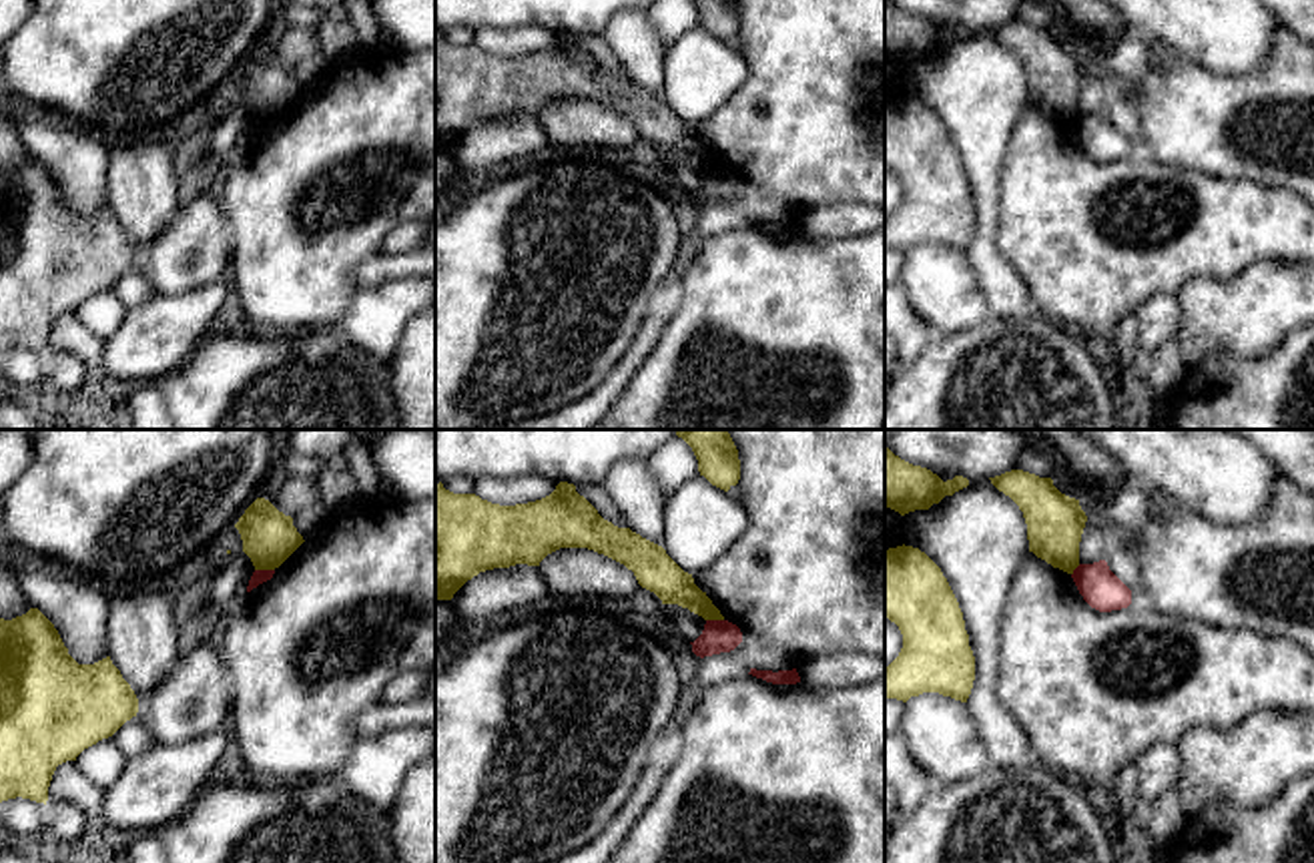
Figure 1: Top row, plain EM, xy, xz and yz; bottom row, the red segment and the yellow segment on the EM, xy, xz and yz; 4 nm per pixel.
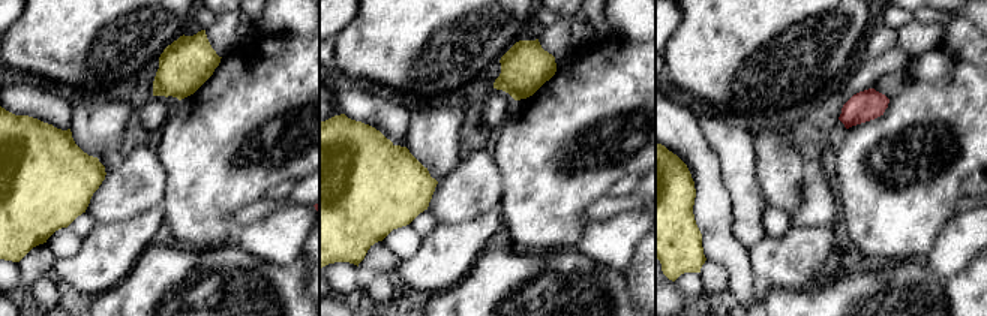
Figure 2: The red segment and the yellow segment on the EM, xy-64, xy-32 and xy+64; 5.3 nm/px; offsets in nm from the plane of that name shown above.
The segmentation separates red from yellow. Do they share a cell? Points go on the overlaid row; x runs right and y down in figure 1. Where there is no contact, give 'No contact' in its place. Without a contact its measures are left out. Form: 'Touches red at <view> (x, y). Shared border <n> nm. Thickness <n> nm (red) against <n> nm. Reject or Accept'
Touches red at xy (265, 570). Shared border 80 nm. Thickness 60 nm (red) against 220 nm. Reject

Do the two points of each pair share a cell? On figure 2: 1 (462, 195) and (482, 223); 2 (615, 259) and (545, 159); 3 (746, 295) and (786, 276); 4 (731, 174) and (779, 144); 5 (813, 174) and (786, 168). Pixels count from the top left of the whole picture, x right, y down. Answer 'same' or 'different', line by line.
1: different
2: different
3: different
4: different
5: different

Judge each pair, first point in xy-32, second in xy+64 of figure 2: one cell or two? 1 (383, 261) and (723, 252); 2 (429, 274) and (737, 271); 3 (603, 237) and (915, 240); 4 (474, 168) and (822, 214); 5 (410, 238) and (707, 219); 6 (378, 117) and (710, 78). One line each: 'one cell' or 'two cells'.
1: one cell
2: two cells
3: two cells
4: one cell
5: two cells
6: two cells

